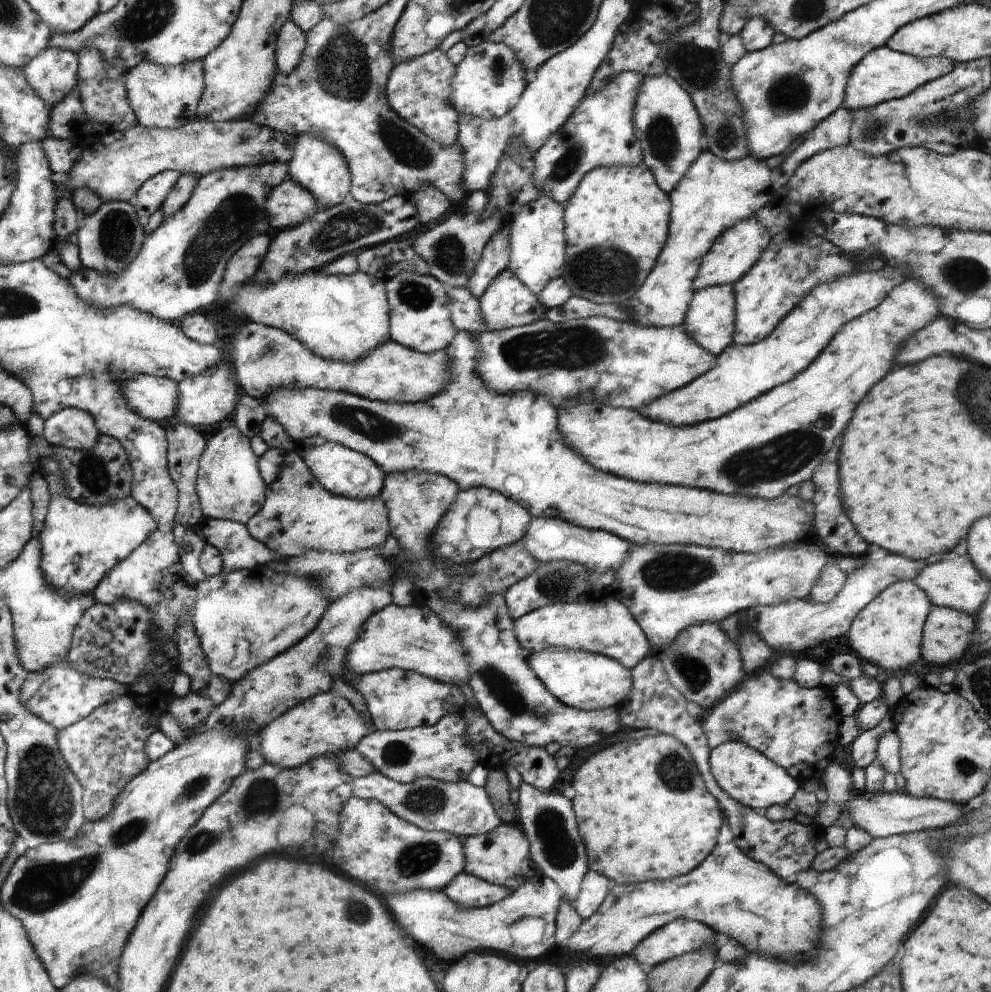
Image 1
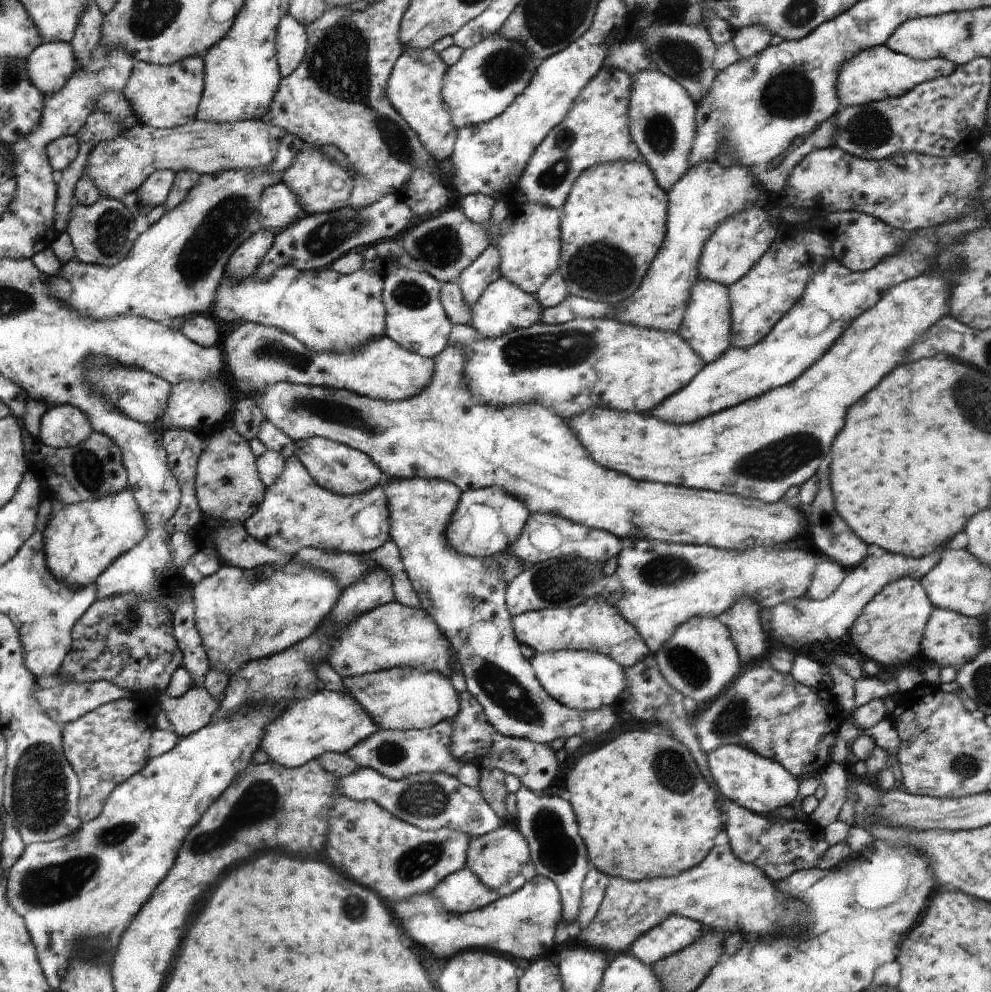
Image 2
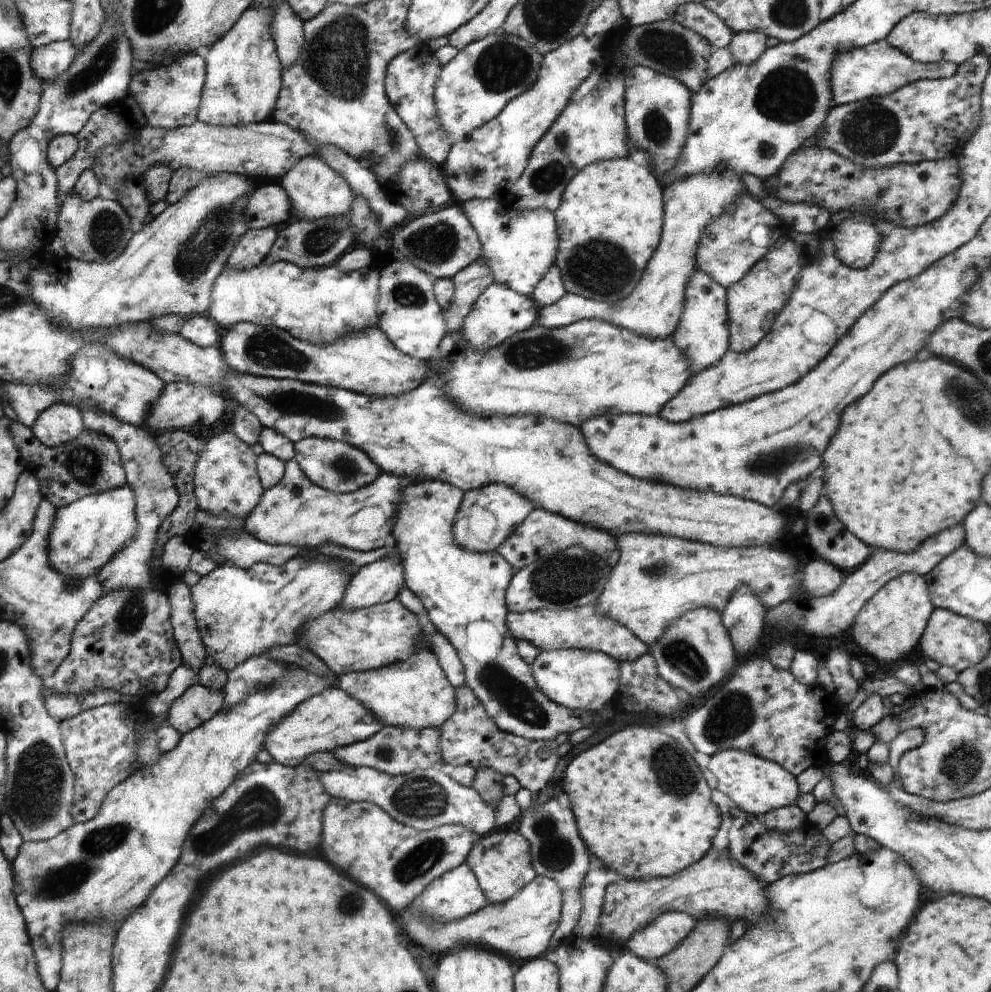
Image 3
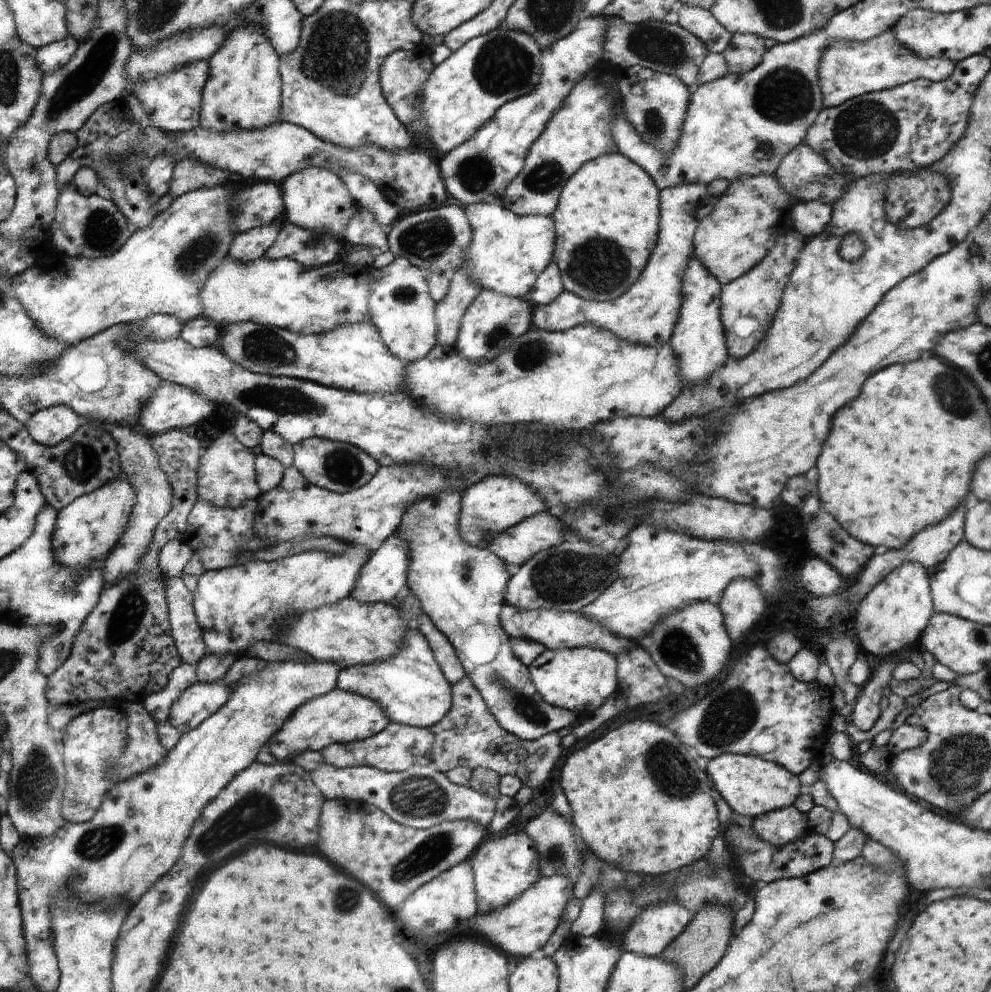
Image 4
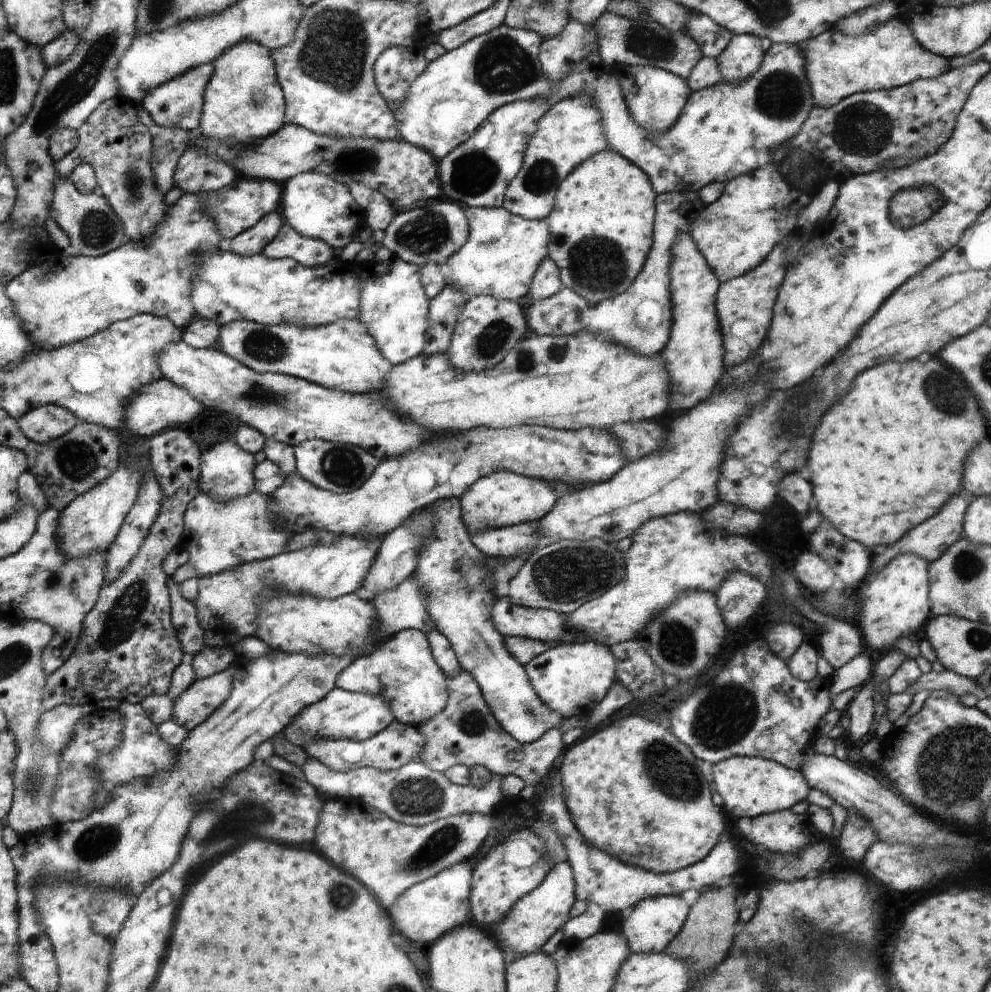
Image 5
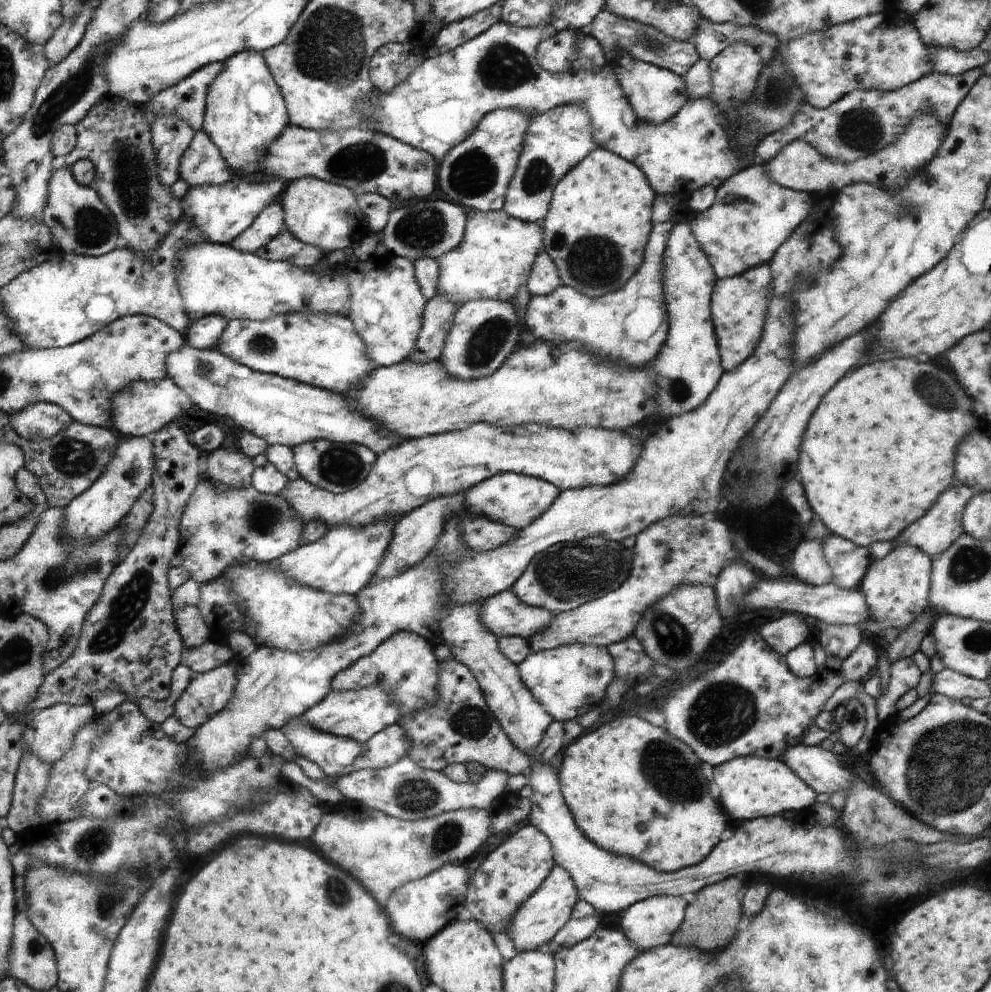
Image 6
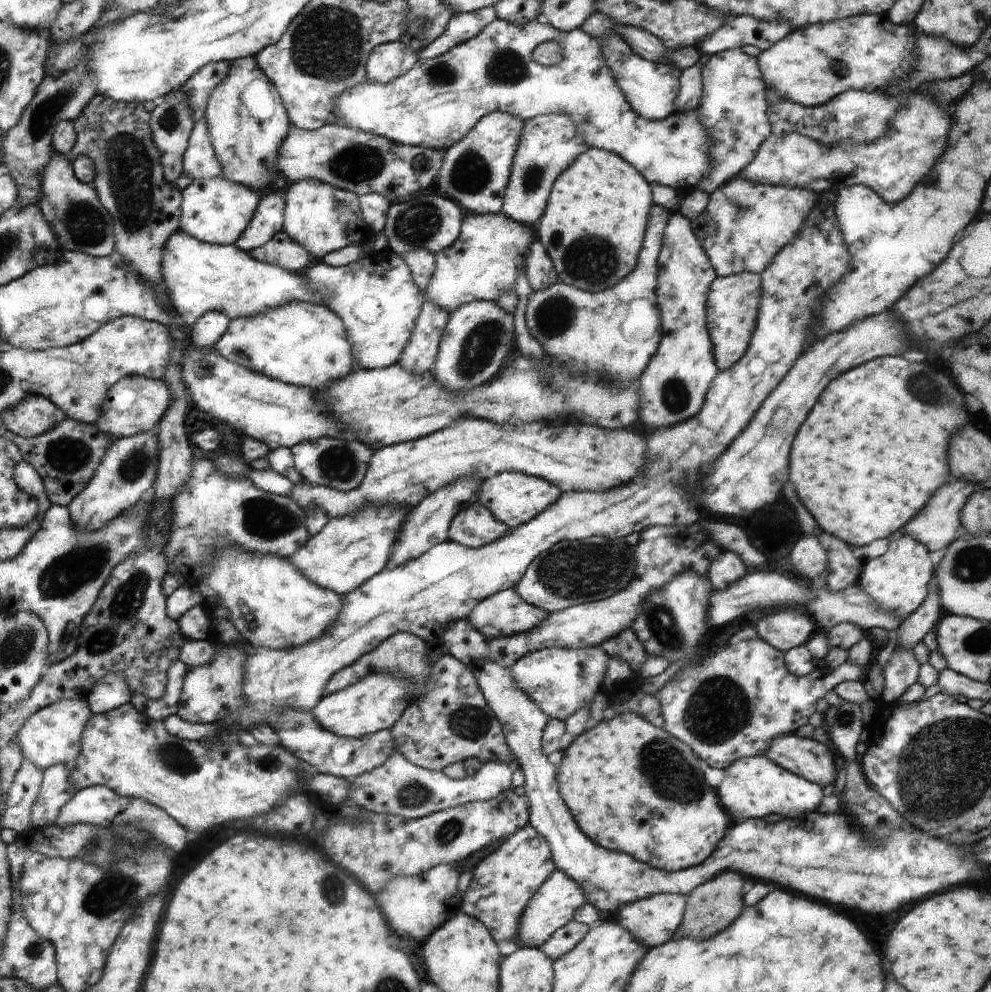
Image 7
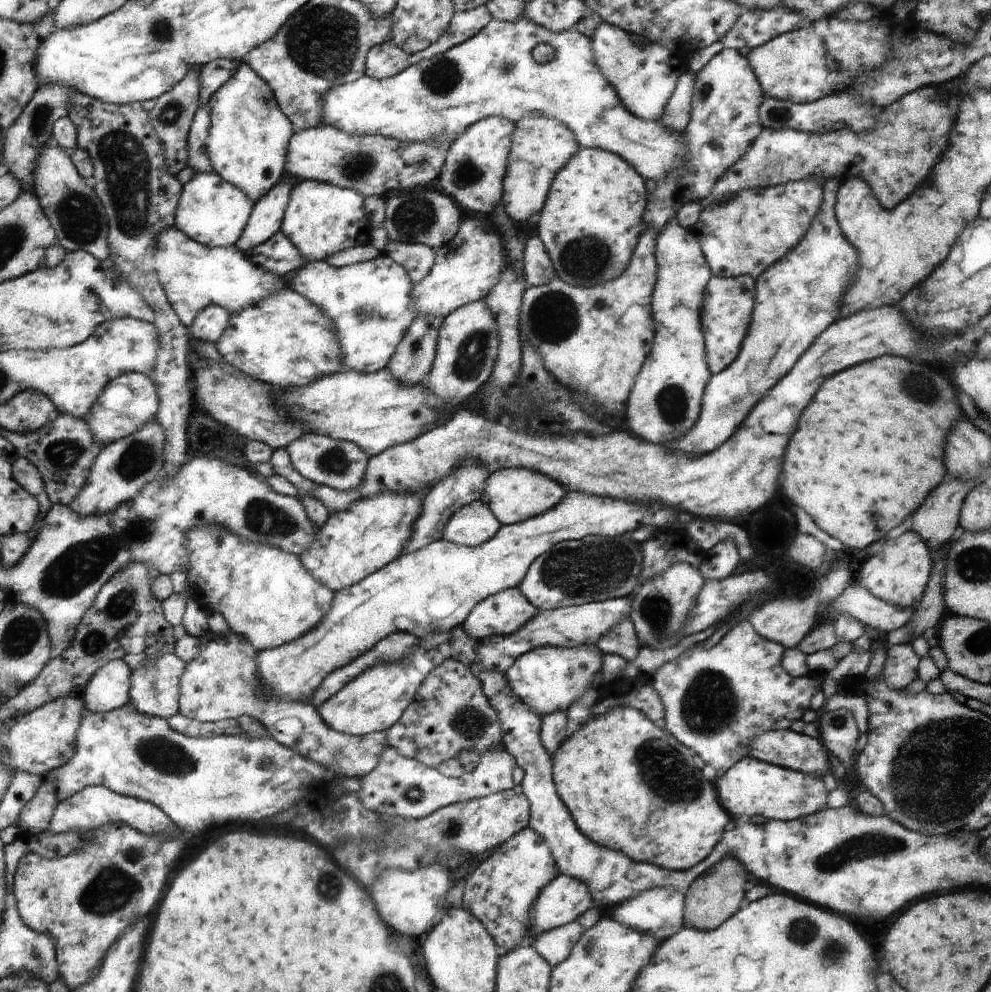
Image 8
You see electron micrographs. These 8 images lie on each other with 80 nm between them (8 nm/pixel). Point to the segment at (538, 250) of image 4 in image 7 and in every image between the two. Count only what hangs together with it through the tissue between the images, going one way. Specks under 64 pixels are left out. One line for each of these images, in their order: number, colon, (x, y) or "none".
5: (504, 252)
6: (498, 251)
7: (482, 264)

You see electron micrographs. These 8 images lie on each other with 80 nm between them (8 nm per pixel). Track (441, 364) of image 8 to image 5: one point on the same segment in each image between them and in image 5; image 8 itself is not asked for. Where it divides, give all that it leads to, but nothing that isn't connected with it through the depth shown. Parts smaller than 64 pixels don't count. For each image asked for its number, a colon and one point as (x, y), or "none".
5: (488, 329)
6: (485, 332)
7: (479, 339)

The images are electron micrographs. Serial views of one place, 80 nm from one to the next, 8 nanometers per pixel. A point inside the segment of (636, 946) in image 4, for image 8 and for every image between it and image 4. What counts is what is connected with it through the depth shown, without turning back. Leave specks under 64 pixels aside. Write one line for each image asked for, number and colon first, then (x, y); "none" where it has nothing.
5: (649, 927)
6: (650, 923)
7: (653, 921)
8: (658, 912)

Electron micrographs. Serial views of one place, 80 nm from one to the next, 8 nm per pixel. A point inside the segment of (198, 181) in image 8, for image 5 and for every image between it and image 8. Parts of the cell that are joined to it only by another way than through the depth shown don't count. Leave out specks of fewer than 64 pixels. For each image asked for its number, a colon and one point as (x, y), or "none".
5: (235, 209)
6: (223, 212)
7: (217, 211)

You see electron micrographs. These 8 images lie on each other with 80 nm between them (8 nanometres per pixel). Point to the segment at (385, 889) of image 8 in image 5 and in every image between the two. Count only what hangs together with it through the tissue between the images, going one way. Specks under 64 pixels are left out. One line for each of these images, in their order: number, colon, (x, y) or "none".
5: (435, 906)
6: (419, 910)
7: (415, 906)

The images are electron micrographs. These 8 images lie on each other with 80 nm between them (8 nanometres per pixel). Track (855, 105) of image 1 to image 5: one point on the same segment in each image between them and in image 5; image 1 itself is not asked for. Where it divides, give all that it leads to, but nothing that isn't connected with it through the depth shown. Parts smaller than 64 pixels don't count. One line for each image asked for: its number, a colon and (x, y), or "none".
2: (877, 73)
3: (878, 69)
4: (848, 69)
5: (838, 66)

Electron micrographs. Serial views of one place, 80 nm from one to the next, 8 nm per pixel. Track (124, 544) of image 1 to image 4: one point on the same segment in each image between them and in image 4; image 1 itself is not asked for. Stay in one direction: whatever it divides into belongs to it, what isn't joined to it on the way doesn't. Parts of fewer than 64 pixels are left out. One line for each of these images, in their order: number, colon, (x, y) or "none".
2: (82, 540)
3: (87, 534)
4: (86, 531)

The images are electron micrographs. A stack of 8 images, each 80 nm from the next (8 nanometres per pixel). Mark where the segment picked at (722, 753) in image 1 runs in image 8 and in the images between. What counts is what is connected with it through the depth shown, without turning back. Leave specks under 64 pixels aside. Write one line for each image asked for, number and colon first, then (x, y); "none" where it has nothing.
2: (761, 785)
3: (756, 785)
4: (752, 786)
5: (750, 786)
6: (751, 787)
7: (753, 787)
8: (751, 787)

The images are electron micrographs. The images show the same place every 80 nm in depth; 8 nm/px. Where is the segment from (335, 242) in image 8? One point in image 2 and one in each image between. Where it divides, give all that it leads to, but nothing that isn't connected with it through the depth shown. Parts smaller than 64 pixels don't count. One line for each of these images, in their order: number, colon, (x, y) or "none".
2: (322, 185)
3: (316, 191)
4: (315, 197)
5: (316, 205)
6: (320, 213)
7: (322, 218)

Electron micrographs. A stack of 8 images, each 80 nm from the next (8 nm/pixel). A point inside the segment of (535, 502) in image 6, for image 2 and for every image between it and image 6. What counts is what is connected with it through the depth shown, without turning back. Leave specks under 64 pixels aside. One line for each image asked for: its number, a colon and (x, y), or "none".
2: (487, 521)
3: (489, 515)
4: (497, 503)
5: (503, 498)

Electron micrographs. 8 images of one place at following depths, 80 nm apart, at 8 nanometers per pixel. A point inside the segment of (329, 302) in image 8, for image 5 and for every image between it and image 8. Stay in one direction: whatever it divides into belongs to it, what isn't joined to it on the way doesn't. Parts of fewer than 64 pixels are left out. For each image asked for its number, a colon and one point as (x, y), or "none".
5: (394, 304)
6: (386, 306)
7: (376, 296)

